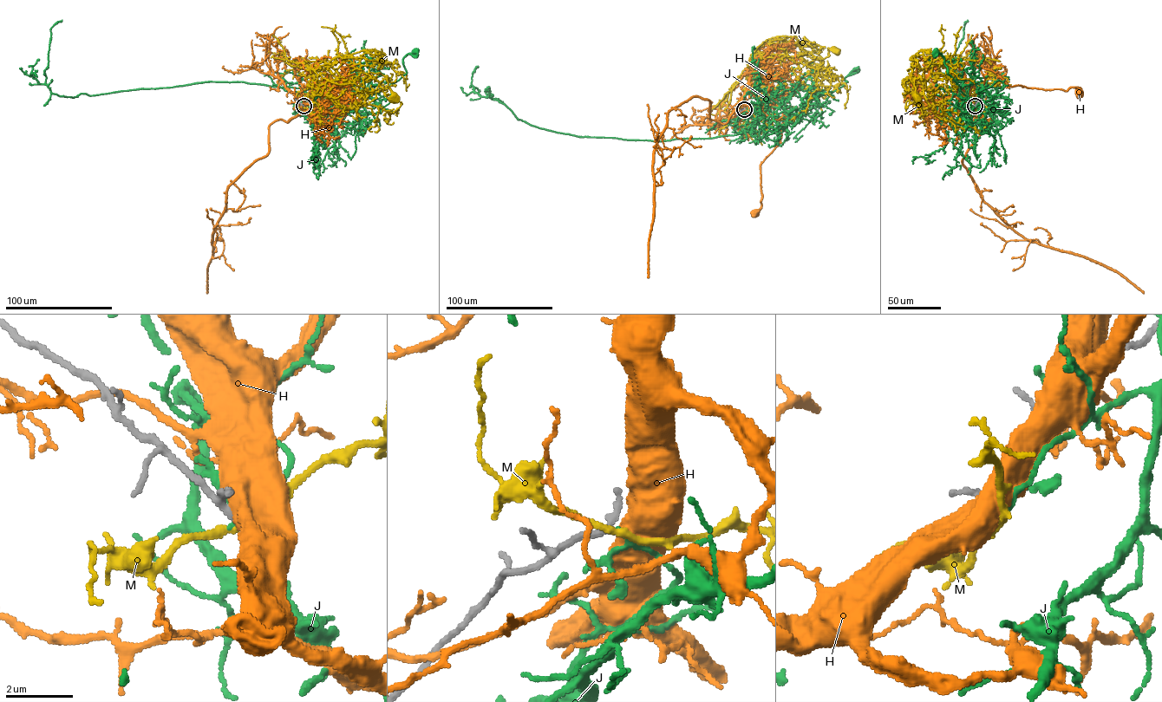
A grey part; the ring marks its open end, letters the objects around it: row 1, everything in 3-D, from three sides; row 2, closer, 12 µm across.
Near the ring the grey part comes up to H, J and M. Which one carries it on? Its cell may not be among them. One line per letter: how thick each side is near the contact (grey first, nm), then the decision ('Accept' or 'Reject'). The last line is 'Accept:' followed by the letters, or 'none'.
H: Thickness 180 nm (grey) against 800 nm. Reject
J: Thickness 170 nm (grey) against 120 nm. Reject
M: Thickness 150 nm (grey) against 200 nm. Reject
Accept: none

